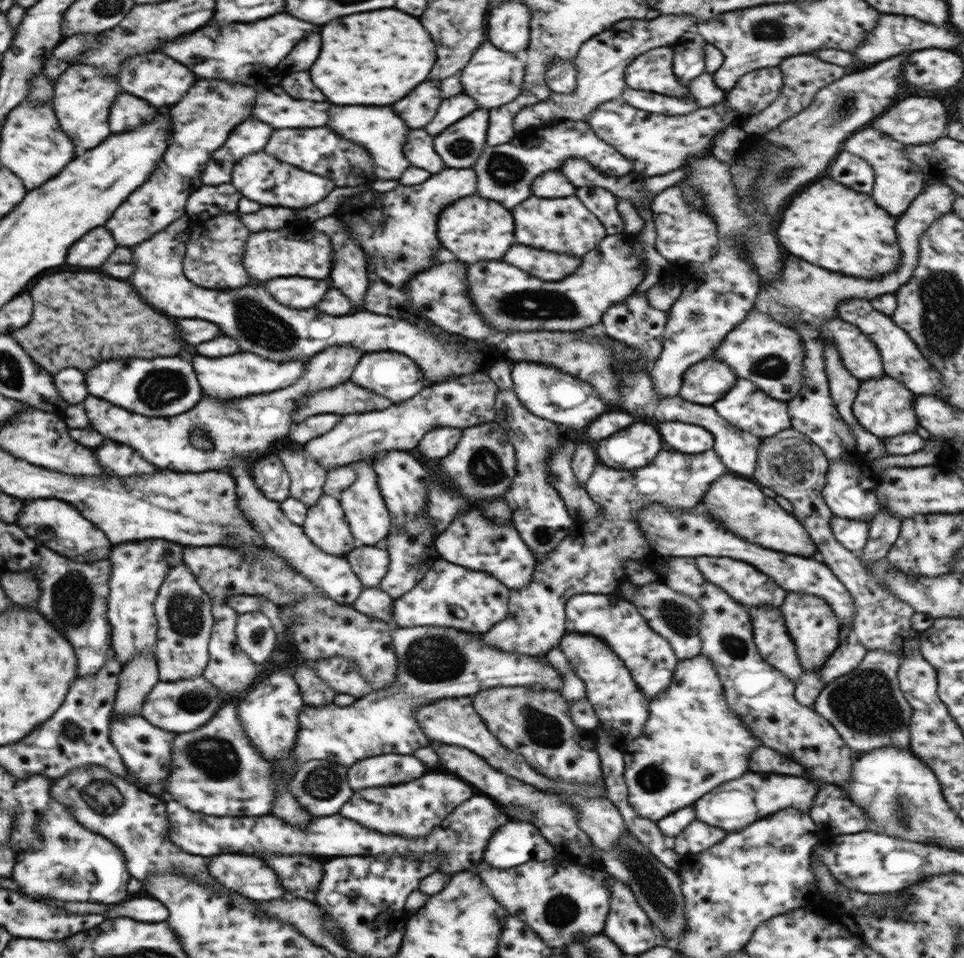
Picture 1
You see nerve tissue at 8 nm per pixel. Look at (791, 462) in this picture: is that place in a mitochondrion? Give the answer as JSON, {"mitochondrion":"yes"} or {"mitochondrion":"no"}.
{"mitochondrion":"yes"}

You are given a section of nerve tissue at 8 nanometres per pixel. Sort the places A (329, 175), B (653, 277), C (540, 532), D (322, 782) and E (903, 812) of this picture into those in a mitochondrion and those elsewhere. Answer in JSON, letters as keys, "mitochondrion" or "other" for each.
{"A":"other","B":"other","C":"mitochondrion","D":"mitochondrion","E":"mitochondrion"}

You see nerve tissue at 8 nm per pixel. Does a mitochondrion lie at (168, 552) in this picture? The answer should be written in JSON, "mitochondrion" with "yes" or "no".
{"mitochondrion":"no"}

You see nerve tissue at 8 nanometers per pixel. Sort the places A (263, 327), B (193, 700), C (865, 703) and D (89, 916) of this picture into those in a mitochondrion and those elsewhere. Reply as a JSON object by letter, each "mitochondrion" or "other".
{"A":"mitochondrion","B":"mitochondrion","C":"mitochondrion","D":"other"}

